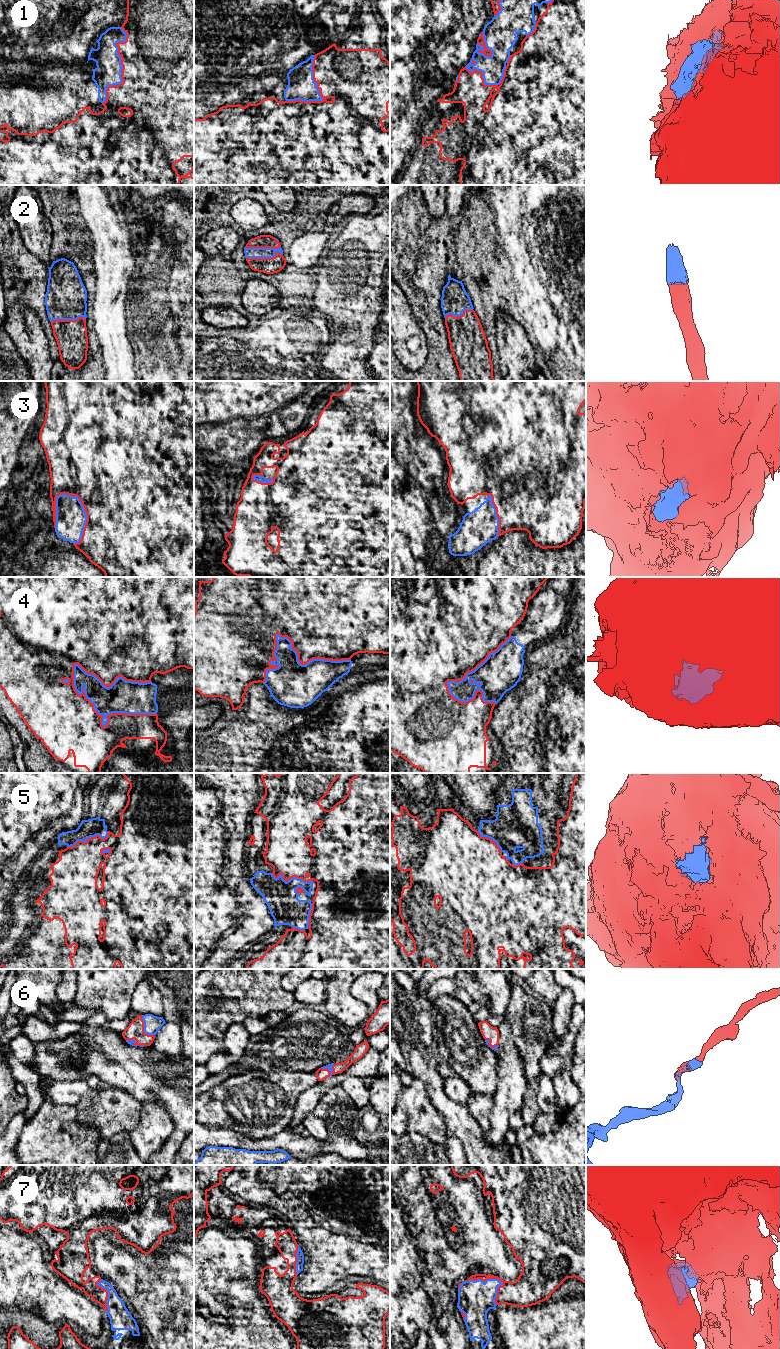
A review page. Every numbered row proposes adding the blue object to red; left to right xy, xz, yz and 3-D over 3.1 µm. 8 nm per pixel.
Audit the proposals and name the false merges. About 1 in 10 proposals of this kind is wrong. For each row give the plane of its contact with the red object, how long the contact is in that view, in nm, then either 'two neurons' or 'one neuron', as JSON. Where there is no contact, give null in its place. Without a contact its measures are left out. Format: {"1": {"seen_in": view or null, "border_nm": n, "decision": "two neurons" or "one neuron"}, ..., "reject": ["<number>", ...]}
{"1": {"seen_in": "xy", "border_nm": 650, "decision": "one neuron"}, "2": {"seen_in": "xz", "border_nm": 300, "decision": "one neuron"}, "3": {"seen_in": "xy", "border_nm": 420, "decision": "one neuron"}, "4": {"seen_in": "xy", "border_nm": 750, "decision": "one neuron"}, "5": {"seen_in": "xy", "border_nm": 360, "decision": "one neuron"}, "6": {"seen_in": "xy", "border_nm": 200, "decision": "one neuron"}, "7": {"seen_in": "yz", "border_nm": 320, "decision": "one neuron"}, "reject": []}

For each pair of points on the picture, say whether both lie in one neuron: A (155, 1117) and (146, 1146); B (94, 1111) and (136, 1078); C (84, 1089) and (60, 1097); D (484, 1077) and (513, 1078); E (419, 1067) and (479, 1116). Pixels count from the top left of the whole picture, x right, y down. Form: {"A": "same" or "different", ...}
{"A": "same", "B": "different", "C": "same", "D": "different", "E": "different"}

